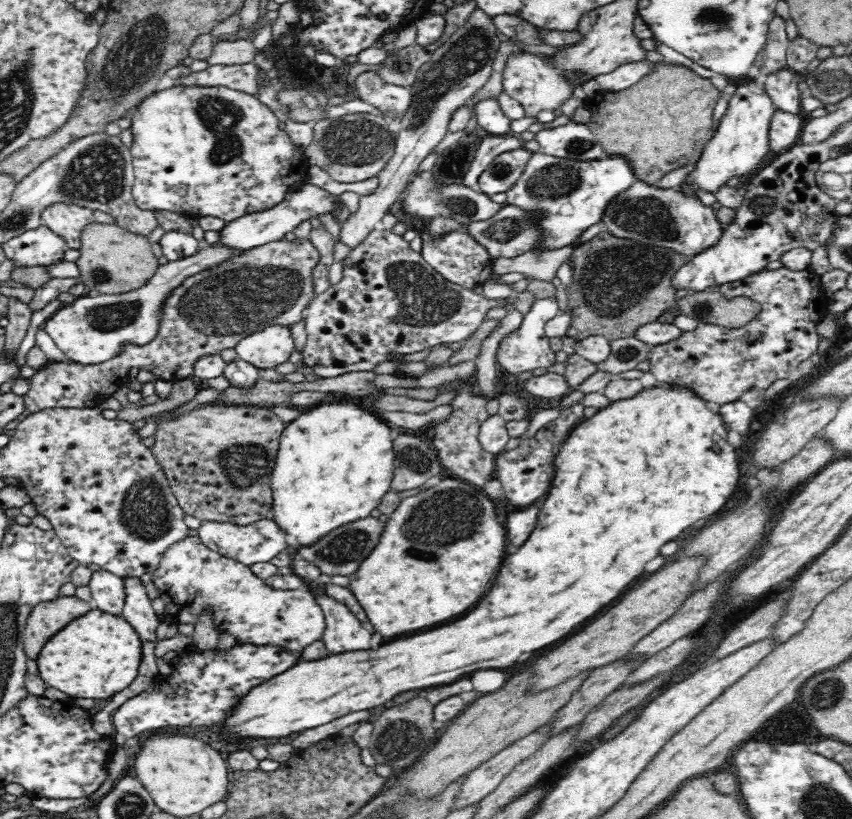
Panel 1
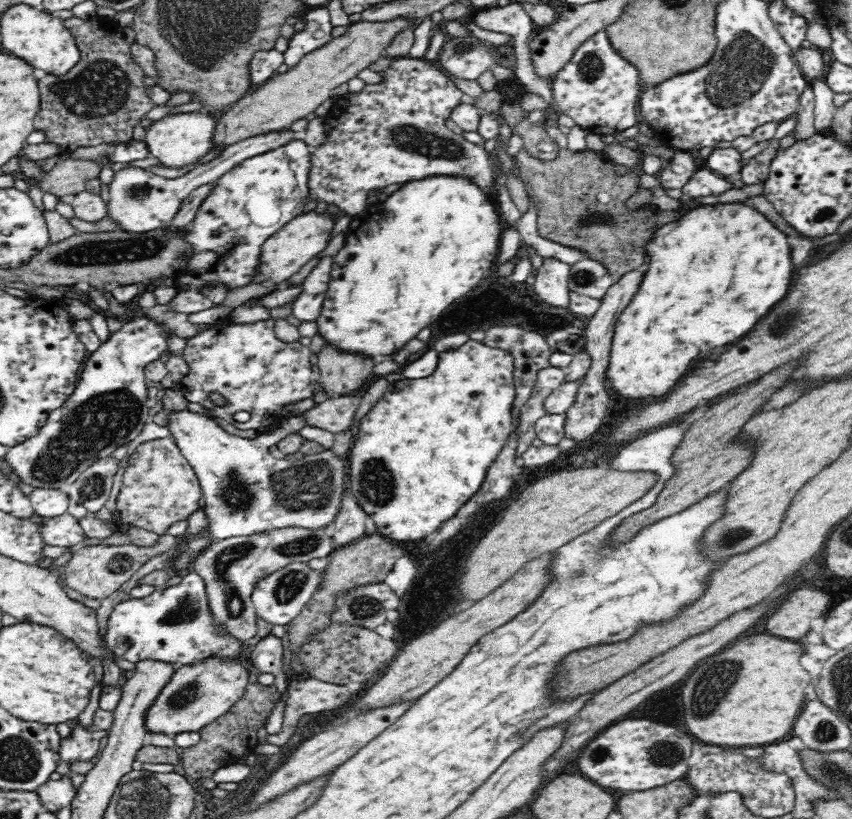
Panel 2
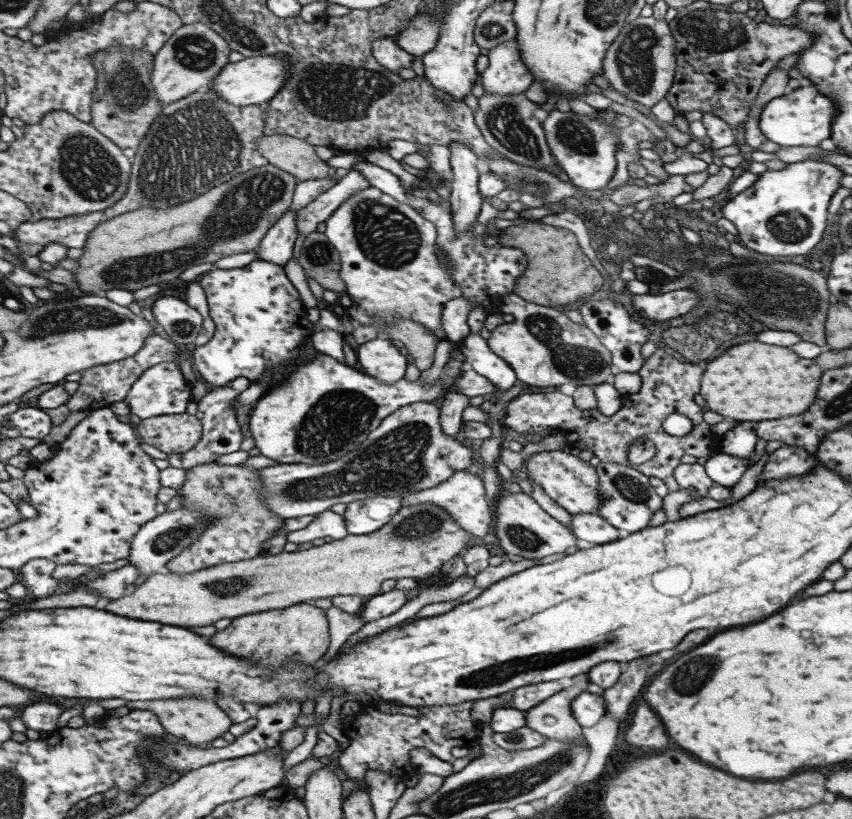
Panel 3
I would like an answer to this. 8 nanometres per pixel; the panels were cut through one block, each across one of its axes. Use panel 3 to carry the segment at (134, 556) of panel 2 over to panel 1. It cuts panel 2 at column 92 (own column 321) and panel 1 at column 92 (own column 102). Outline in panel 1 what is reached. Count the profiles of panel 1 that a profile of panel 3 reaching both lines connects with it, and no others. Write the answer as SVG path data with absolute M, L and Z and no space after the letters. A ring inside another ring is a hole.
M76 595L58 597L38 603L31 610L22 633L24 650L28 658L36 660L42 646L68 622L92 610L93 604L77 598Z

